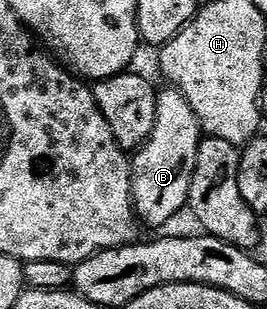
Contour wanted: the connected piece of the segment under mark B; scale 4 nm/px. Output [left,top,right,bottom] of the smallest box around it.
[131,85,203,229]

